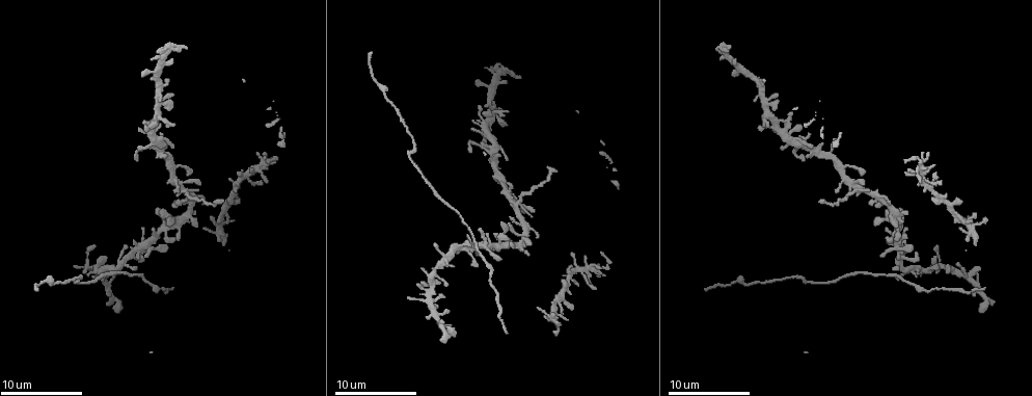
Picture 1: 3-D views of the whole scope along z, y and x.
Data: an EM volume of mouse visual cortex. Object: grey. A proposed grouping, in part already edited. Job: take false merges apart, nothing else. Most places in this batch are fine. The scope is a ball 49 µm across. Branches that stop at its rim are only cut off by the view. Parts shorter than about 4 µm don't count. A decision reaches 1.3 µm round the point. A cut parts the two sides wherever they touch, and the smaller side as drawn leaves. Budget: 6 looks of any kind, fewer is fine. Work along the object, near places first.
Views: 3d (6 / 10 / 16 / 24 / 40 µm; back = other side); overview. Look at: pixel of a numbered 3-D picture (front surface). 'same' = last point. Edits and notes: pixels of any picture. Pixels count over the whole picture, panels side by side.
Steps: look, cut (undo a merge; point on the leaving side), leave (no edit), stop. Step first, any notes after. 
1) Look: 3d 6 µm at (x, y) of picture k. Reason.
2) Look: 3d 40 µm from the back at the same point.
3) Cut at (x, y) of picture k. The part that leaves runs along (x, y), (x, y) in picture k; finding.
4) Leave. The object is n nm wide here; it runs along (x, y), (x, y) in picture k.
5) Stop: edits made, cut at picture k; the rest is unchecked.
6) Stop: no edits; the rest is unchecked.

Look: 3d 16 µm at (515, 203) of picture 1. Thin arm on a thick one.

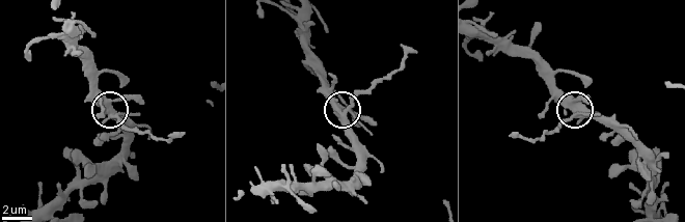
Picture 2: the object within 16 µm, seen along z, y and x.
Cut at (357, 91) of picture 2. The object is 460 nm wide here; the part that leaves runs along (573, 116), (538, 138), (509, 136) in picture 2; two neurons meet here.

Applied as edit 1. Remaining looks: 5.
Look: 3d 16 µm at (765, 101) of picture 1. Looks like a crossing.

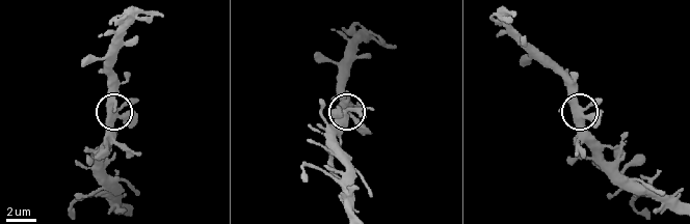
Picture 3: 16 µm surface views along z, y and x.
Leave. 4 arms meet here; continuous, no second neuron.

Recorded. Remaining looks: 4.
Look: 3d 6 µm at (473, 239) of picture 1. Thin arm on a thick one.

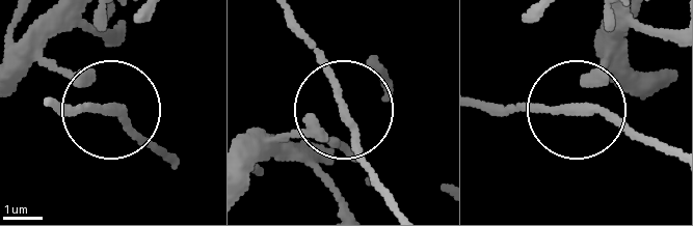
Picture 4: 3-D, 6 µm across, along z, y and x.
Leave. 3 arms meet here; all the same neuron.

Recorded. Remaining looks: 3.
Stop: edits made, cut at picture 2; the rest is unchecked.

